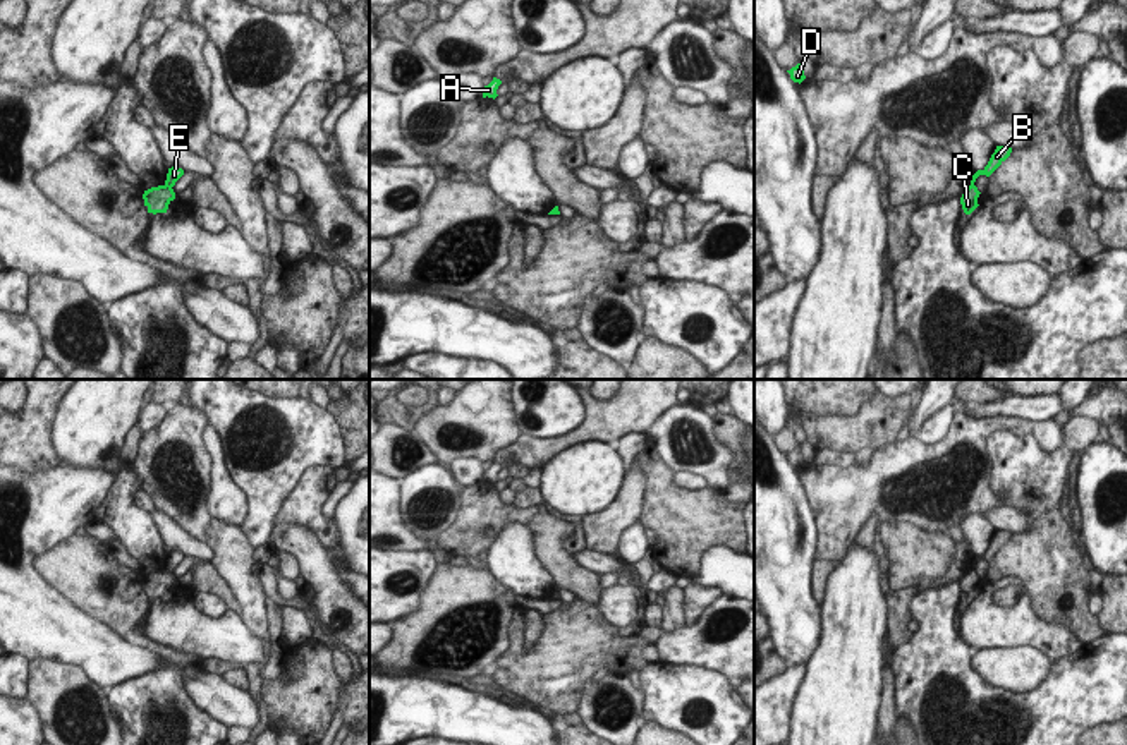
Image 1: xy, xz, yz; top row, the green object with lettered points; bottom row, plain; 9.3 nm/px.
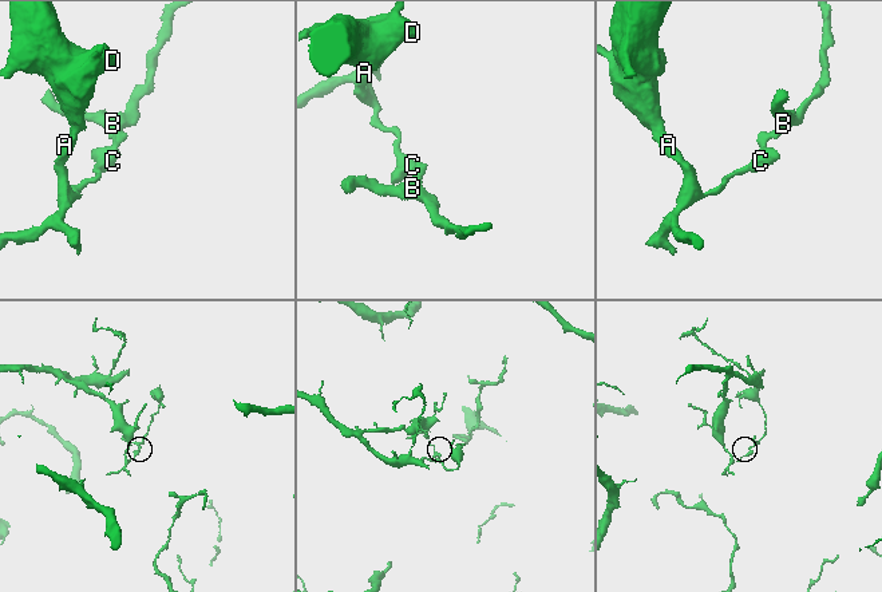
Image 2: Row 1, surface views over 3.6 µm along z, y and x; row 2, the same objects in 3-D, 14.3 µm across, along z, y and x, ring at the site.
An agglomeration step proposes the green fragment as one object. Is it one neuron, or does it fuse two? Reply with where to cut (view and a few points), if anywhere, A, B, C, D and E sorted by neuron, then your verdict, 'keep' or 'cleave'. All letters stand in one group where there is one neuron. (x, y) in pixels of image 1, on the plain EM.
xy (165, 567), (170, 572) | A C D / B E | cleave

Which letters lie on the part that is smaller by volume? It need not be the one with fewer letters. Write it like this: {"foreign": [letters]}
{"foreign": ["B", "E"]}

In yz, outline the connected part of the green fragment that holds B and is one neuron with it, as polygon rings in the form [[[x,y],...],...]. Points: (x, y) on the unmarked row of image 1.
[[[996,530],[996,534],[991,539],[988,549],[983,554],[978,554],[972,560],[971,568],[974,568],[979,560],[990,561],[1010,541],[1010,537],[1012,537],[1010,530]]]

